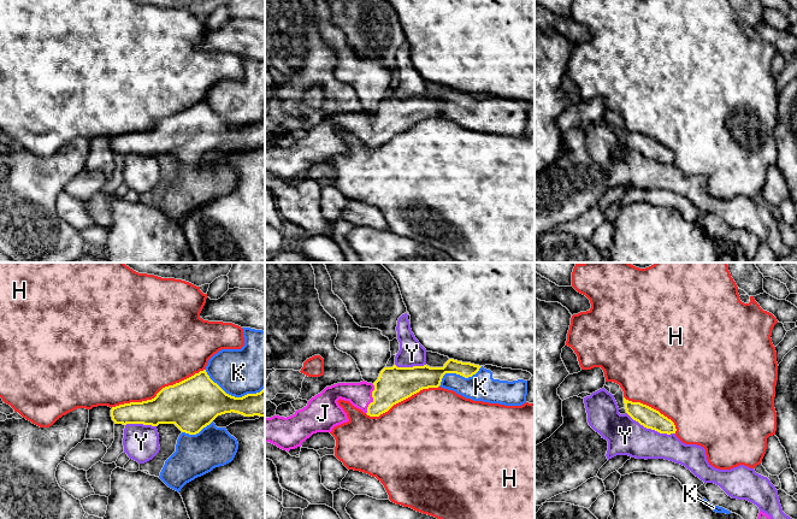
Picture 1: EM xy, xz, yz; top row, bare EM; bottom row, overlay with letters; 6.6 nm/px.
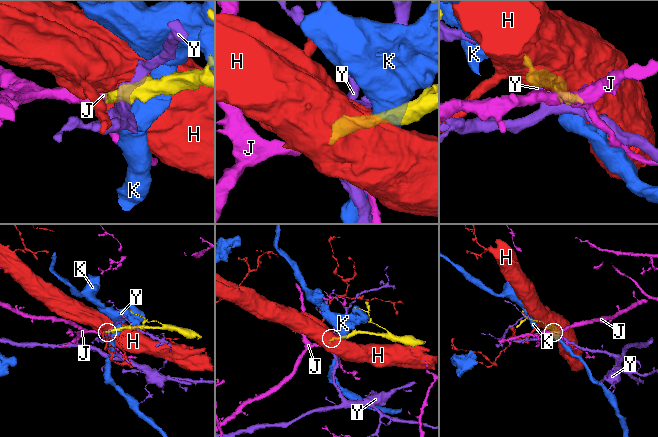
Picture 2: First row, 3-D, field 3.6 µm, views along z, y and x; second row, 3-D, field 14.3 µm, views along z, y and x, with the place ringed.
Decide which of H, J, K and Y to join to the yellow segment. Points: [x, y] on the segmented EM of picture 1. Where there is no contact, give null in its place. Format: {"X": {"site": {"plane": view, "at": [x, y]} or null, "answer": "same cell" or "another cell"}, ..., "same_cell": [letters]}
{"H": {"site": {"plane": "xy", "at": [158, 393]}, "answer": "another cell"}, "J": {"site": {"plane": "xz", "at": [373, 399]}, "answer": "same cell"}, "K": {"site": {"plane": "xy", "at": [234, 396]}, "answer": "another cell"}, "Y": {"site": {"plane": "yz", "at": [650, 428]}, "answer": "another cell"}, "same_cell": ["J"]}

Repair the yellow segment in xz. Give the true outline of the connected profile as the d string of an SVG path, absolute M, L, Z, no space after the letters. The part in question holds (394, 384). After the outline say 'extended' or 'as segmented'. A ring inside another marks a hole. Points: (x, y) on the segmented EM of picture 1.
M449 359L443 367L394 365L384 367L373 384L362 381L326 387L293 415L265 418L265 442L289 452L301 447L313 434L331 432L335 426L349 421L347 413L337 402L340 399L349 401L370 417L379 417L423 389L438 388L445 373L468 378L480 367L454 359Z; extended

